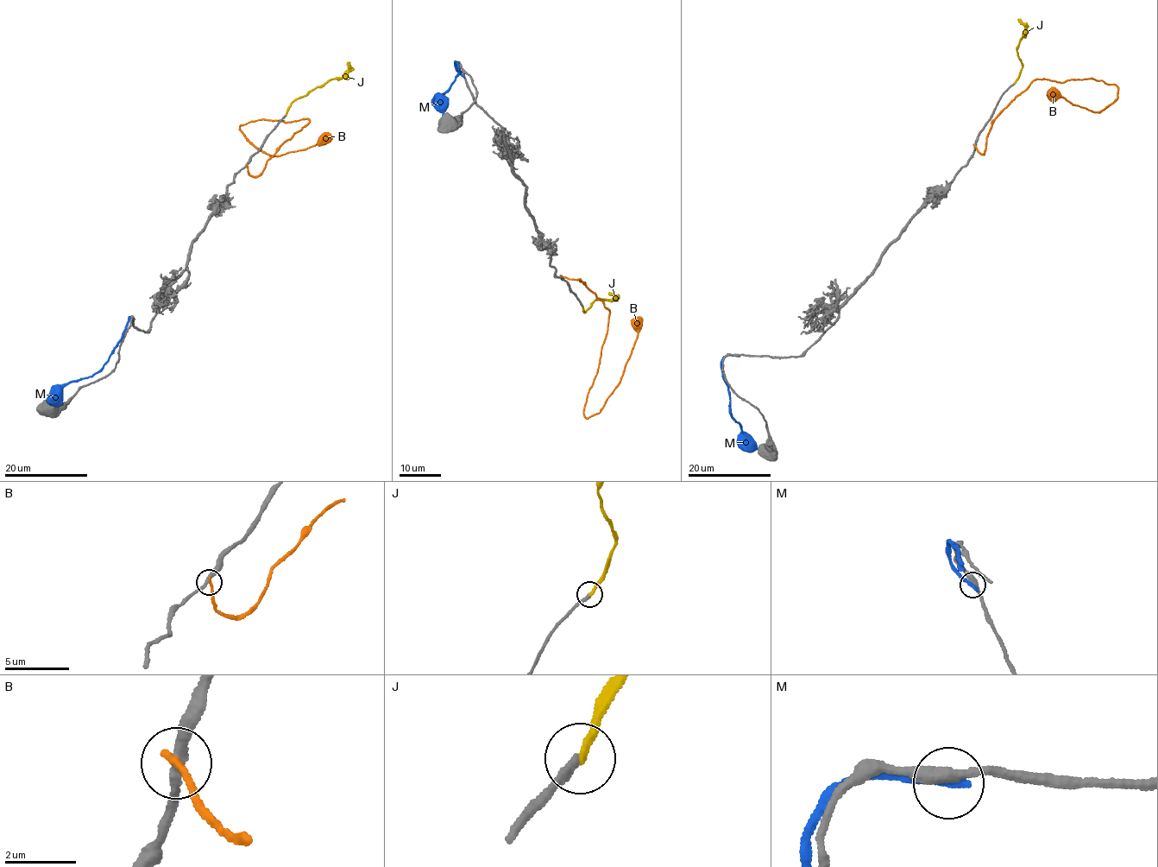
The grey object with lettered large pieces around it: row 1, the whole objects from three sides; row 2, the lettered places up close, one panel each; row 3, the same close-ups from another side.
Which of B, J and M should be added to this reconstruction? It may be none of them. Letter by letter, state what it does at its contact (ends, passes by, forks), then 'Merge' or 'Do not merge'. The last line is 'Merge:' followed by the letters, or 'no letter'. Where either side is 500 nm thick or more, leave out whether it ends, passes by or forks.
B: It ends there. Do not merge
J: It ends there. Merge
M: It ends there. Do not merge
Merge: J

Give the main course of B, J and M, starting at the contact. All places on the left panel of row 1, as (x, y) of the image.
B: (247, 165), (257, 175), (309, 121), (250, 121), (239, 126), (249, 142), (275, 155), (332, 136)
J: (285, 115), (293, 101), (333, 79), (339, 78), (348, 70), (348, 61)
M: (132, 319), (129, 317), (122, 338), (103, 367), (91, 376), (72, 380), (59, 389), (49, 404)

